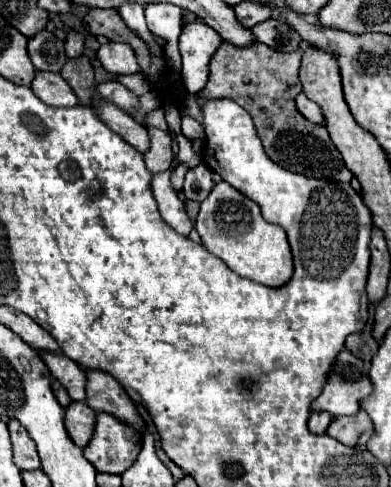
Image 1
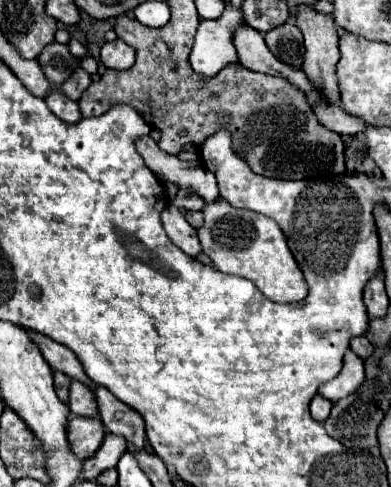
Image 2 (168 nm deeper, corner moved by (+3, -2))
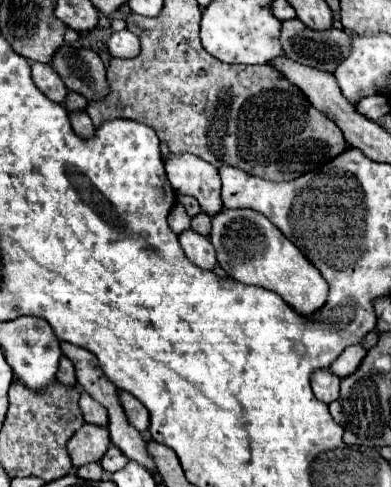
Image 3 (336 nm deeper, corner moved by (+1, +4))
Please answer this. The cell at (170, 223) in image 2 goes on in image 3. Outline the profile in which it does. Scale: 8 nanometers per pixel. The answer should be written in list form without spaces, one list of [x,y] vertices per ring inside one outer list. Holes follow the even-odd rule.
[[[186,230],[178,238],[180,238],[182,250],[184,250],[184,254],[188,256],[190,262],[194,262],[196,266],[206,268],[206,270],[216,268],[216,264],[218,264],[216,250],[214,250],[214,246],[210,244],[210,240],[206,236],[196,234],[194,230]]]

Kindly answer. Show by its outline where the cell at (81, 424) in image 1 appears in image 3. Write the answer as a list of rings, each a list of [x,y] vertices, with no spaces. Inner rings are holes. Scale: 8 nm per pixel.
[[[84,424],[68,442],[68,454],[74,468],[86,466],[90,462],[100,462],[104,452],[110,446],[110,434],[108,428]]]

